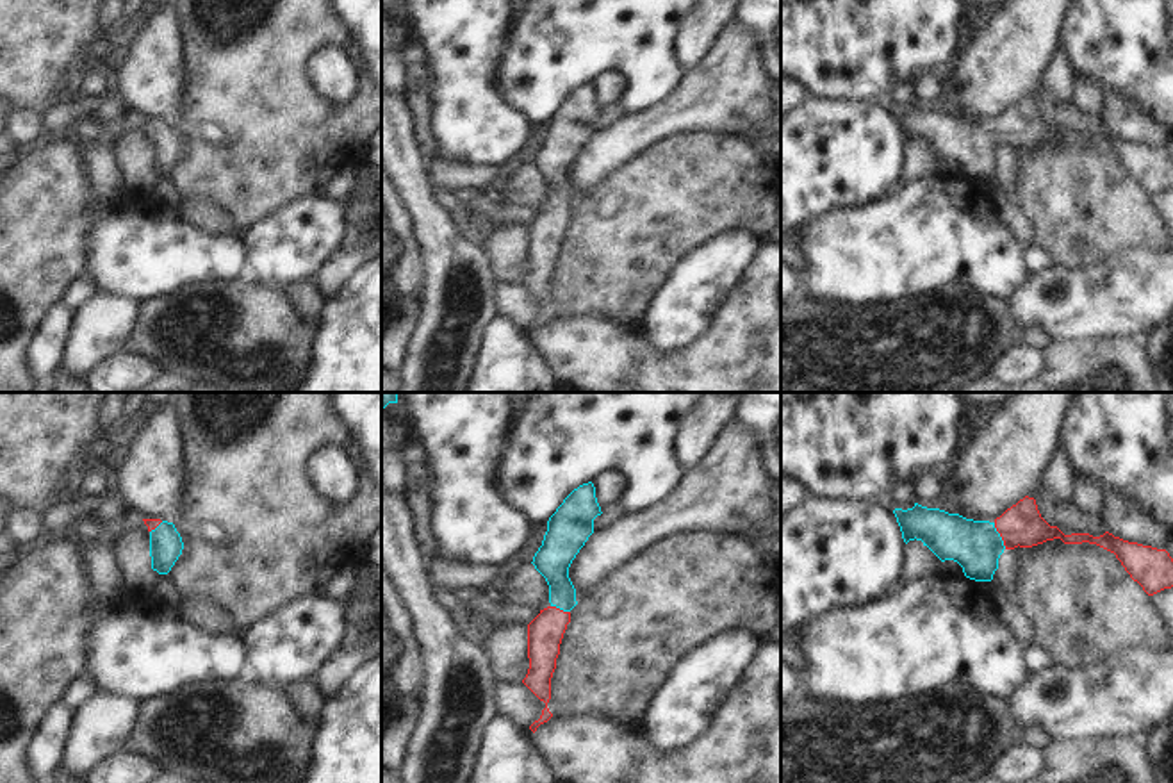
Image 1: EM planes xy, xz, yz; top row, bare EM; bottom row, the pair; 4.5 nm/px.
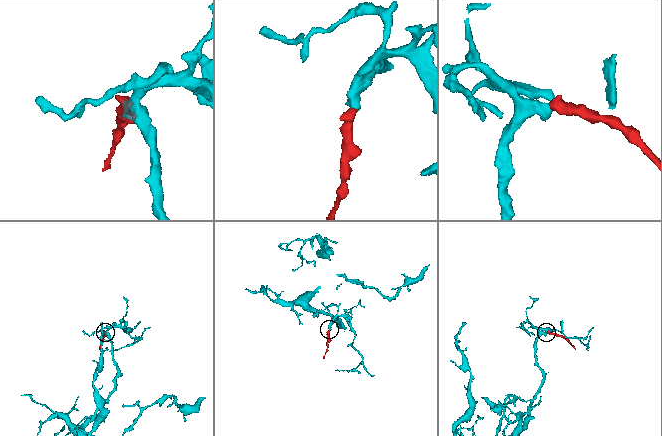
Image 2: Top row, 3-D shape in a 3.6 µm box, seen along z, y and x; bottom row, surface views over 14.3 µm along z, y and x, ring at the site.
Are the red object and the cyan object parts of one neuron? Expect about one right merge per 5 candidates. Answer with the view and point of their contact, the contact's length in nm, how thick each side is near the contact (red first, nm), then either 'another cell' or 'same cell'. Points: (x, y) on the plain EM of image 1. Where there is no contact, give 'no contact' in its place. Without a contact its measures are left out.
contact yz (1000, 136); length 130 nm; calibres 190 and 220 nm; same cell

